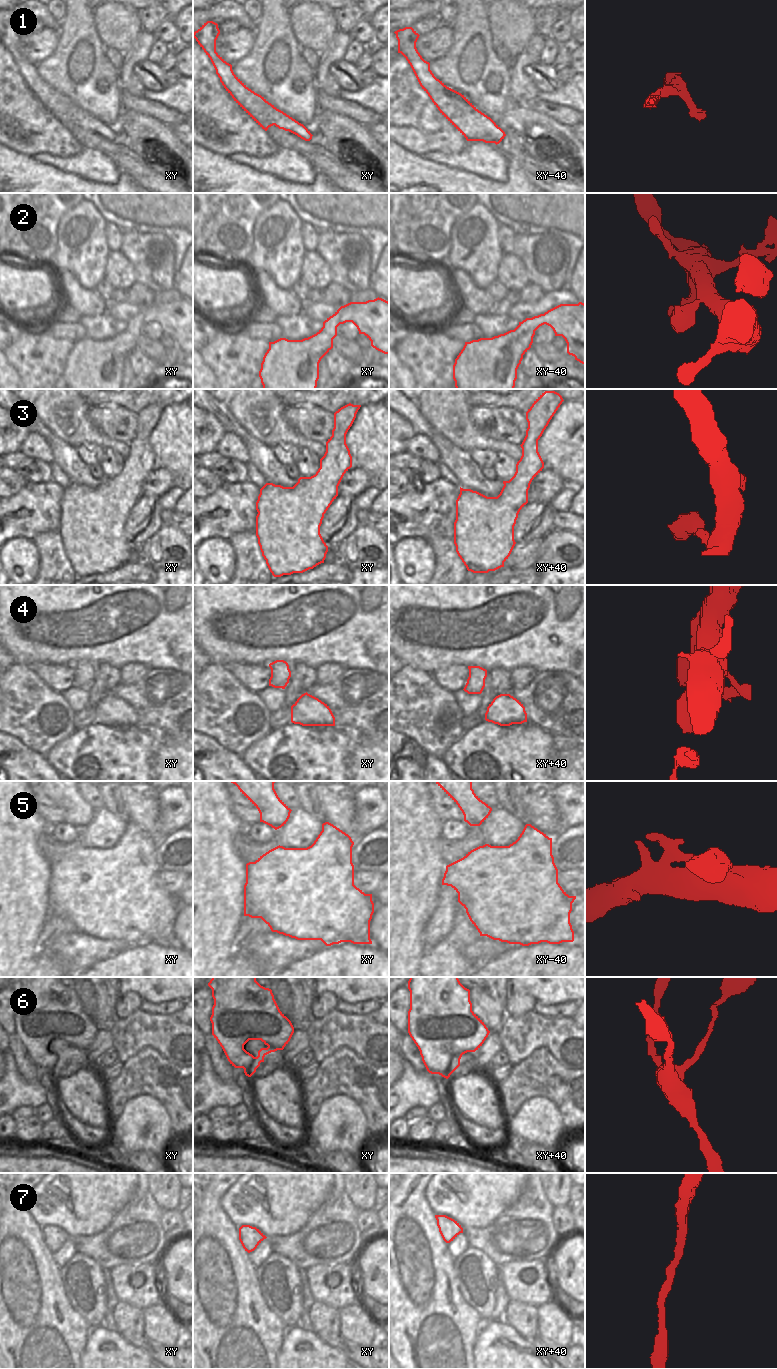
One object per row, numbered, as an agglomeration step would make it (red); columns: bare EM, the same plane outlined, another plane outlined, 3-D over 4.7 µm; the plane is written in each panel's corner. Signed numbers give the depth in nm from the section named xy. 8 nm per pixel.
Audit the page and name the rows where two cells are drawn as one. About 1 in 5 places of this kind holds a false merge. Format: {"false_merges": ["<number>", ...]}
{"false_merges": []}

